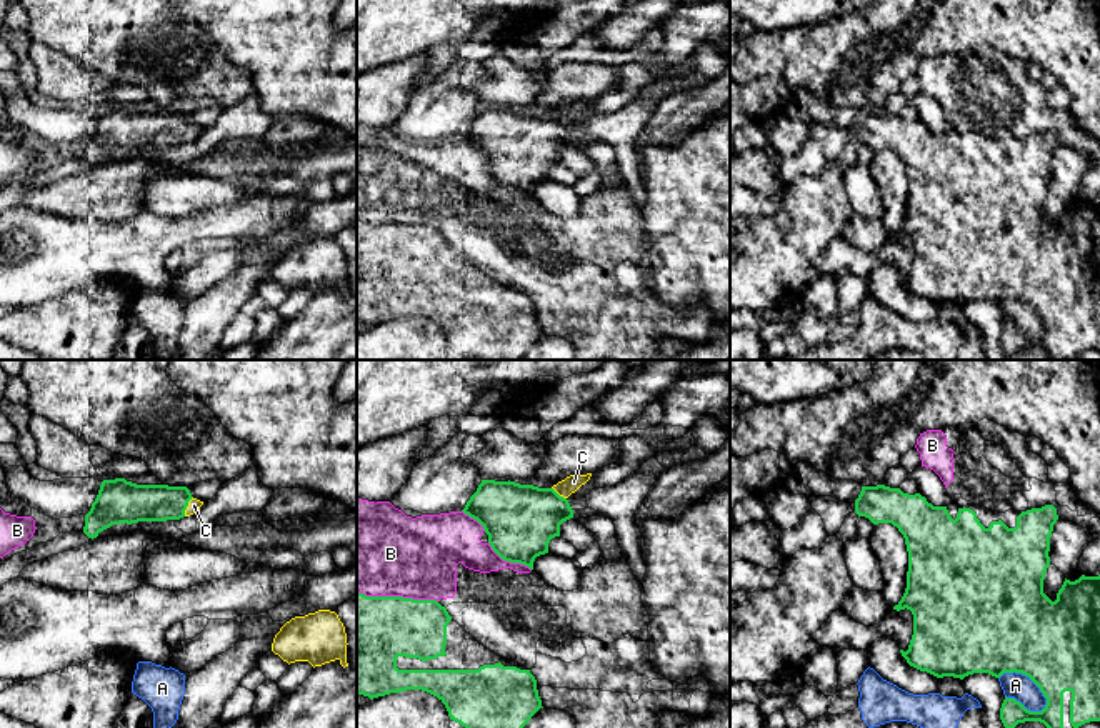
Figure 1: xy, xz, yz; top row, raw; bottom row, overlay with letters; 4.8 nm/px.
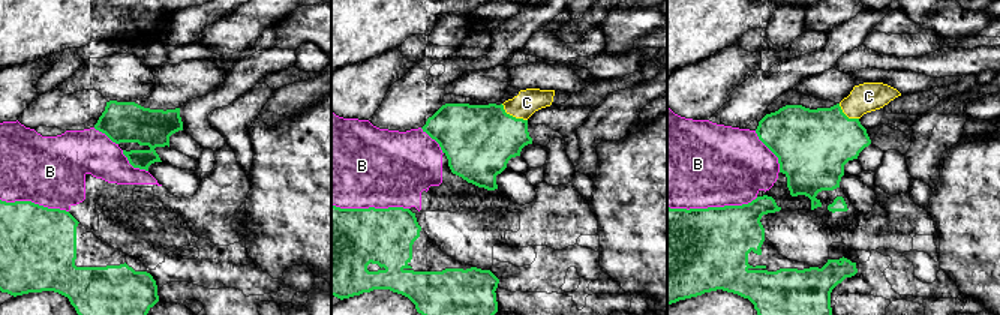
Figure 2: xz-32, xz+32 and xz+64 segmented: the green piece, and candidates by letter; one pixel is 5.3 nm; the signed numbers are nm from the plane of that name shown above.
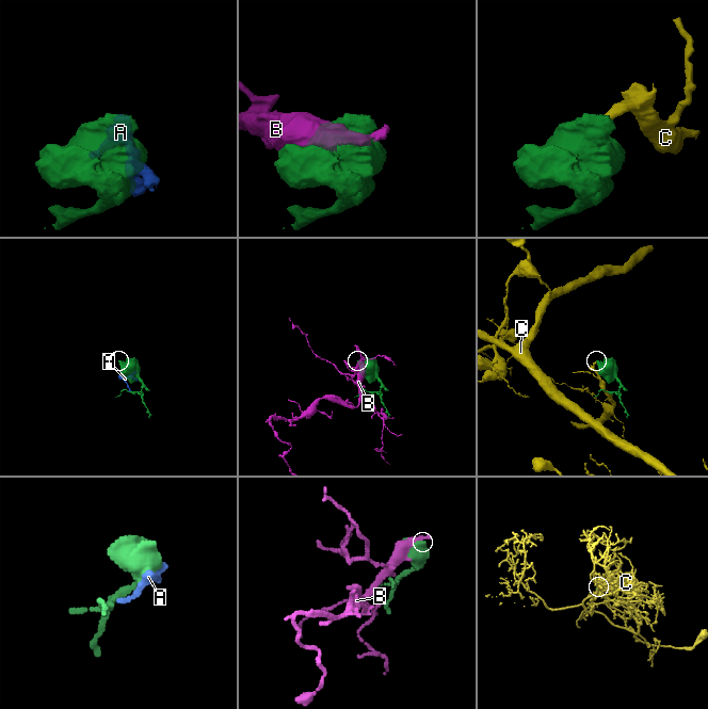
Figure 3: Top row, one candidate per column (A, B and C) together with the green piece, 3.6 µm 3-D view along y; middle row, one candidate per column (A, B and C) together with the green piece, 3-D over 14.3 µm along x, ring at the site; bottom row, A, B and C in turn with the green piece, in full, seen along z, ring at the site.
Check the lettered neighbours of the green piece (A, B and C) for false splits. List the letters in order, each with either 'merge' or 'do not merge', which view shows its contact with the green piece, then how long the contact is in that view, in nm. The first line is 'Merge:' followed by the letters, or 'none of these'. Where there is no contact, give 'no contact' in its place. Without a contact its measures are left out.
Merge: C
A: do not merge; meets green in yz; contact 280 nm long
B: do not merge; meets green in xz; contact 400 nm long
C: merge; meets green in xy; contact 100 nm long

